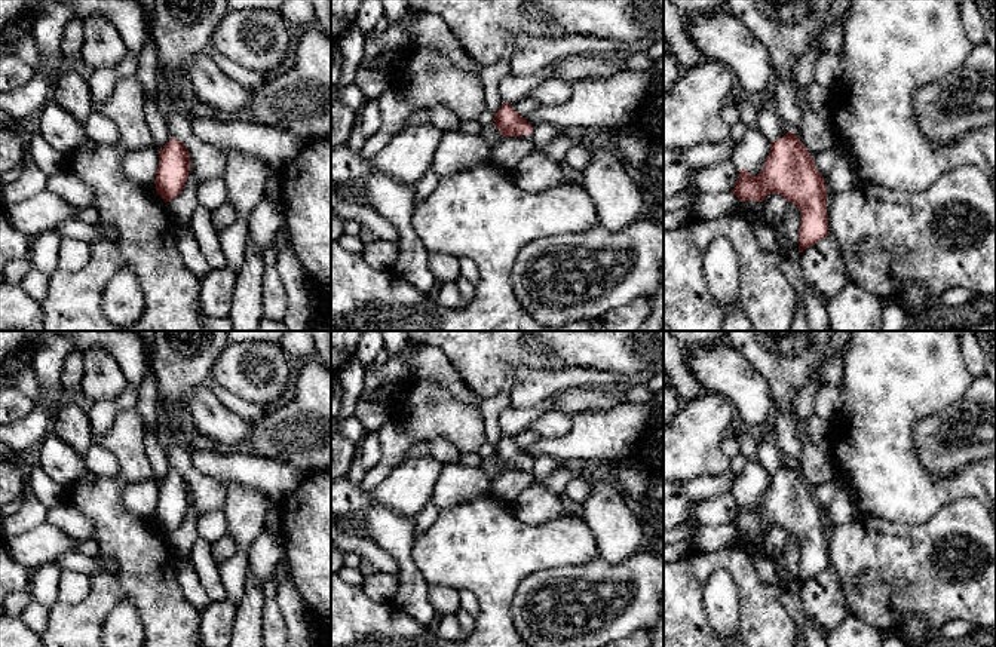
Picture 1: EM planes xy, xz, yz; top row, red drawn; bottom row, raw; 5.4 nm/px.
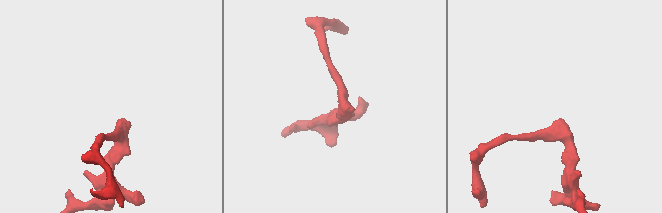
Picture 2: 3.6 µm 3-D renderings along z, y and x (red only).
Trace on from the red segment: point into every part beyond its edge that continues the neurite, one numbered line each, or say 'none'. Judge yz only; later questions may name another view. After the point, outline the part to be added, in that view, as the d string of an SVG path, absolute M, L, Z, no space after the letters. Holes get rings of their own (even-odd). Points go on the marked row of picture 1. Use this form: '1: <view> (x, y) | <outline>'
1: yz (785, 28) | M726 0L729 10L766 47L775 71L769 104L787 132L799 134L802 108L796 65L824 28L833 0Z

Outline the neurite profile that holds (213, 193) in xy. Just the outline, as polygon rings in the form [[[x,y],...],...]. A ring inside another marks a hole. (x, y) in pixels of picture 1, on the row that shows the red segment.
[[[223,178],[206,180],[197,187],[199,205],[214,211],[227,203],[227,185]]]

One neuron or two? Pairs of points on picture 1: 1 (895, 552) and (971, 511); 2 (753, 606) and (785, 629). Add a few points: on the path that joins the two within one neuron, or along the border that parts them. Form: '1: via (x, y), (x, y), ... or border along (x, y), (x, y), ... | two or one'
1: via (915, 552), (931, 537), (952, 529) | one
2: via (760, 613), (778, 629) | one

